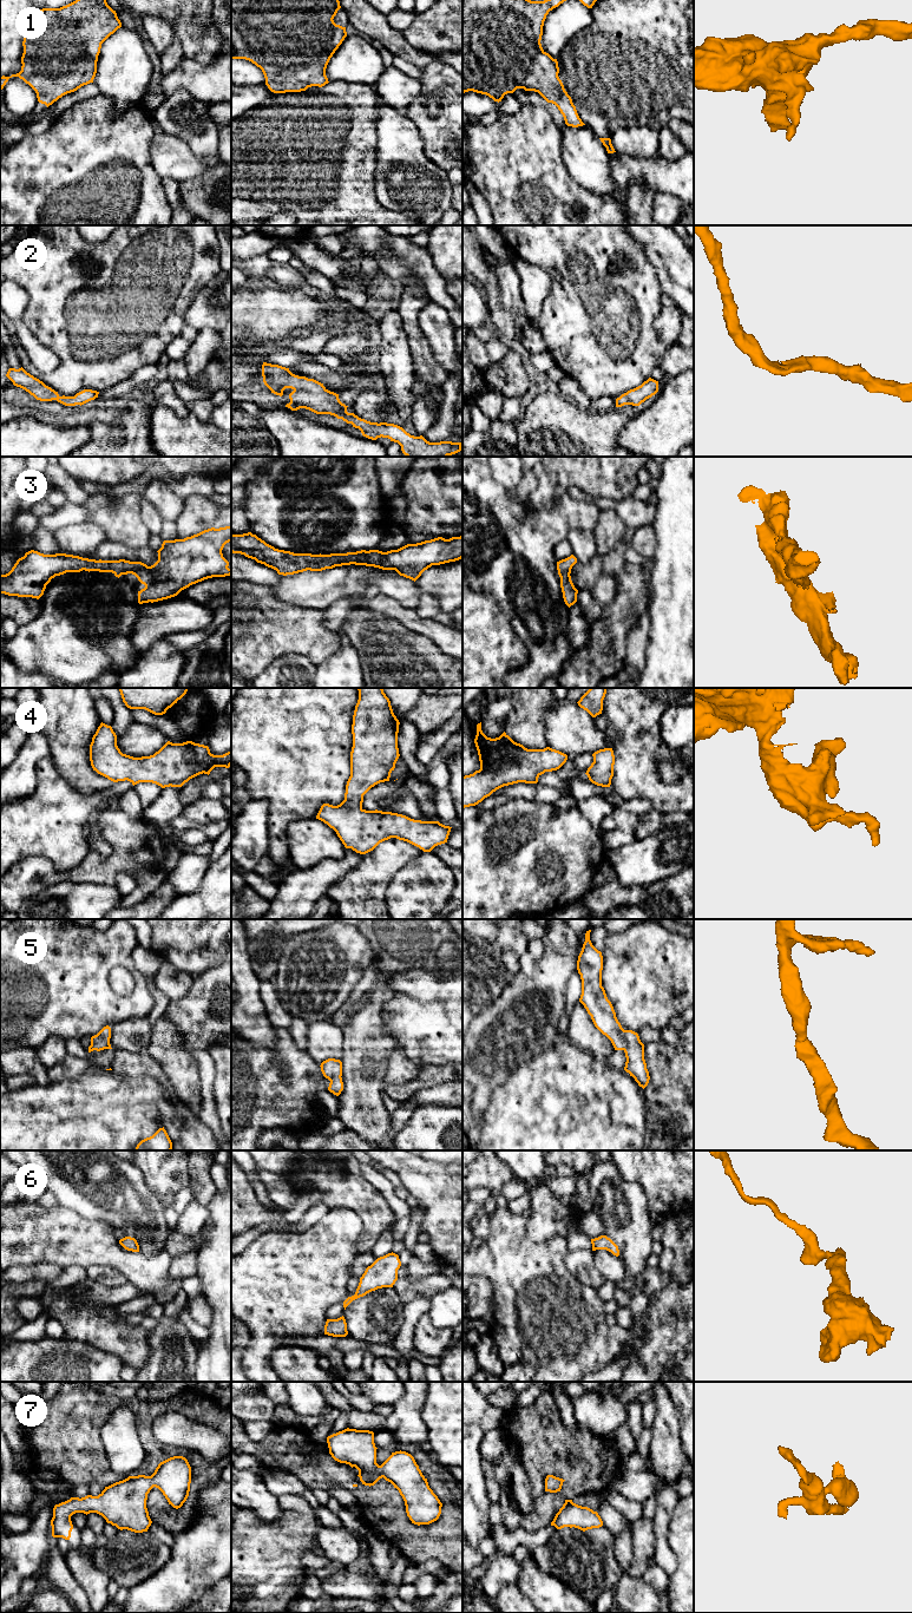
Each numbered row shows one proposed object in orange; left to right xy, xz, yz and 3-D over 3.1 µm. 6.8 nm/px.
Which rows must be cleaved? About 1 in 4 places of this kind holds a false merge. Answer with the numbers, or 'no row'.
no row

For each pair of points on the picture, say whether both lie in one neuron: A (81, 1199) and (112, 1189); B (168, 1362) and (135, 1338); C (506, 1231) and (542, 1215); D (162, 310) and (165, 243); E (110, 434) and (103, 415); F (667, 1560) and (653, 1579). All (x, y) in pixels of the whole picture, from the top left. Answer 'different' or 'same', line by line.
A: same
B: different
C: different
D: same
E: different
F: different

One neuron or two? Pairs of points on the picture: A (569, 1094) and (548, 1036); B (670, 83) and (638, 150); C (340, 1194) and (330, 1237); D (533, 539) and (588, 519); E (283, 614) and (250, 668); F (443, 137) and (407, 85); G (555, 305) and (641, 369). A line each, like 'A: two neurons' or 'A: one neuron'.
A: two neurons
B: two neurons
C: two neurons
D: one neuron
E: one neuron
F: two neurons
G: one neuron

